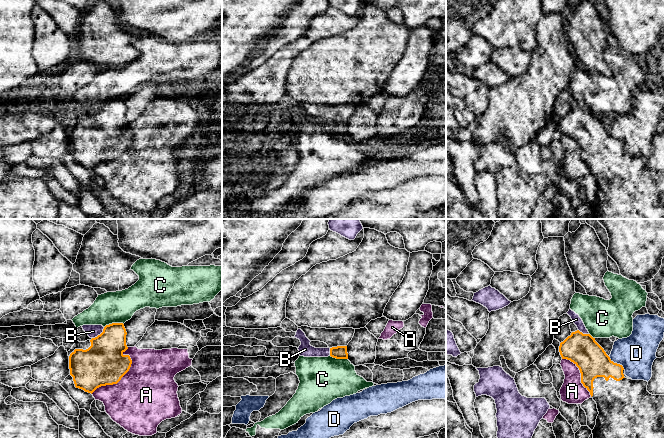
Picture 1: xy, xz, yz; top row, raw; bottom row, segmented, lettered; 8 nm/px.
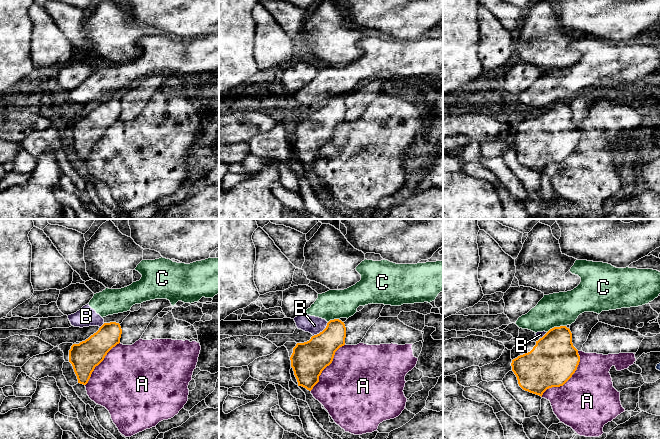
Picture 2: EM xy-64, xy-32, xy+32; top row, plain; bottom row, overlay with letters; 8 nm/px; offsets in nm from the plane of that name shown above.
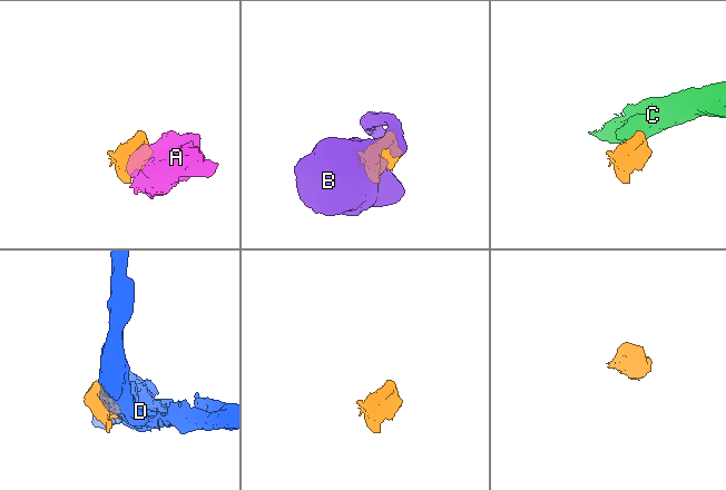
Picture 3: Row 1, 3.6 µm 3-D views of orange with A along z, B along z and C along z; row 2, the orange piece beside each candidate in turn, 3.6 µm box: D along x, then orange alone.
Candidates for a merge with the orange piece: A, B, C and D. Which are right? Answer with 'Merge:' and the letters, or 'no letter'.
Merge: no letter

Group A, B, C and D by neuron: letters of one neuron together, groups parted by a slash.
A / B C / D

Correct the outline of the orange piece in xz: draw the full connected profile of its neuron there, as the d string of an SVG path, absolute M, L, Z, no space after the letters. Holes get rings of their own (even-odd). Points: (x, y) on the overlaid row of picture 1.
M347 346L330 348L330 356L336 359L348 359Z

